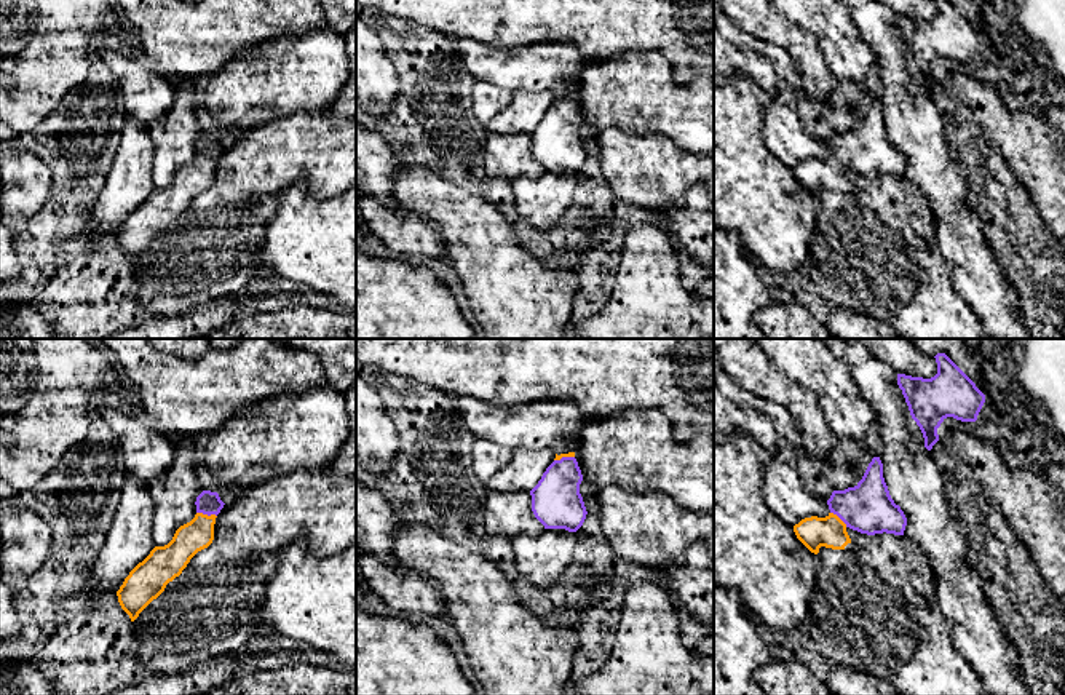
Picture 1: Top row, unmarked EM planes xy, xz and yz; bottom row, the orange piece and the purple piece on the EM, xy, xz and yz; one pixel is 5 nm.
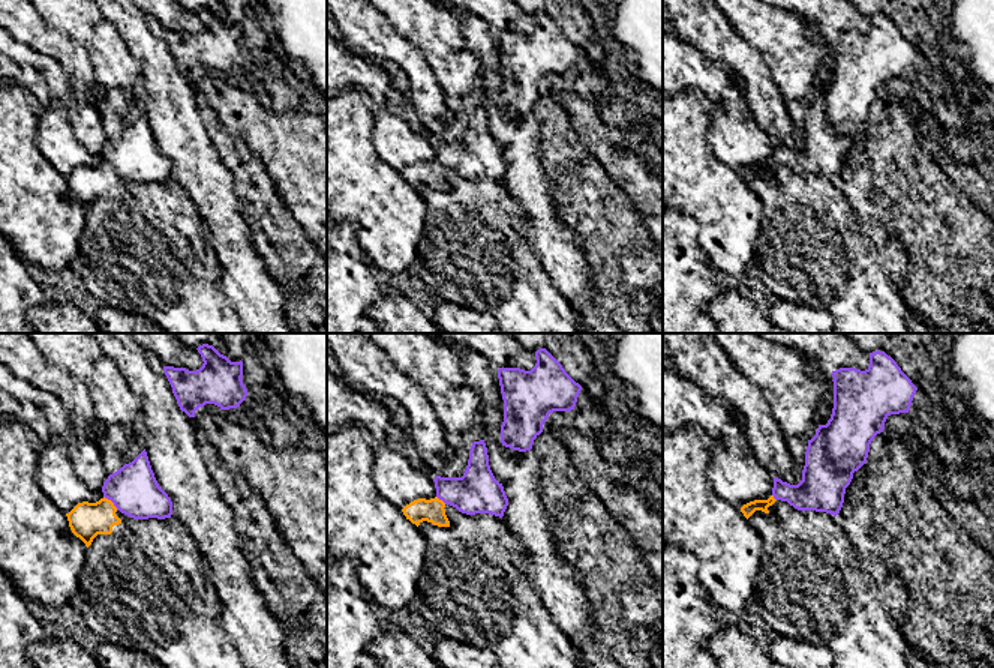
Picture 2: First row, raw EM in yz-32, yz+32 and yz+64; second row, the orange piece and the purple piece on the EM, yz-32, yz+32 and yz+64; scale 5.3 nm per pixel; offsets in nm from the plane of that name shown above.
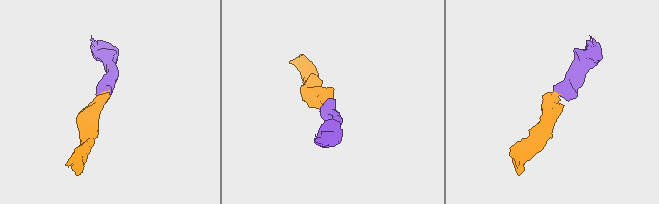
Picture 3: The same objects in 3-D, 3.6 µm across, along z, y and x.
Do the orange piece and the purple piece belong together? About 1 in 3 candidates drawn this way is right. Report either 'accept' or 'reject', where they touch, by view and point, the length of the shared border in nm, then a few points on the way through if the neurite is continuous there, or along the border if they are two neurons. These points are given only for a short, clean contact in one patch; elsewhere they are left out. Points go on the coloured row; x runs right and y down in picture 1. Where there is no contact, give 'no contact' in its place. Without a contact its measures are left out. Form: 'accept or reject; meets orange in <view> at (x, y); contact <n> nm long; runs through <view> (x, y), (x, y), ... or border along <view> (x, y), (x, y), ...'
accept; meets orange in xy at (206, 515); contact 110 nm long; runs through xy (198, 534), (206, 515), (208, 502)

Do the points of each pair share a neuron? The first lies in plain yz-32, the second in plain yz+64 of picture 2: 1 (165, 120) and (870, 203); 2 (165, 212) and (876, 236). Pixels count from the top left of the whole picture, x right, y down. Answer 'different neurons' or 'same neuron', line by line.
1: same neuron
2: different neurons

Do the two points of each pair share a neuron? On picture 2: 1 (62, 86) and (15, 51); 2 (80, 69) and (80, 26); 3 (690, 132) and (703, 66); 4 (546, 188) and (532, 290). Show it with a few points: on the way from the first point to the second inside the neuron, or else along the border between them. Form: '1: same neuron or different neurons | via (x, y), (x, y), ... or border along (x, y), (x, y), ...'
1: same neuron | via (53, 74), (41, 62), (27, 56)
2: different neurons | border along (50, 24), (84, 48), (95, 75)
3: different neurons | border along (693, 90), (681, 90), (678, 93)
4: different neurons | border along (526, 216), (529, 237), (550, 282)

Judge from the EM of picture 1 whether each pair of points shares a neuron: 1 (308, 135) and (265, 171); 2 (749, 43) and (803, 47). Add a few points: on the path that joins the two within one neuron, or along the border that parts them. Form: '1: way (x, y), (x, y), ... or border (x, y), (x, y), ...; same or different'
1: way (297, 146), (286, 150), (277, 160); same
2: border (741, 29), (779, 45), (794, 61), (799, 74); different

